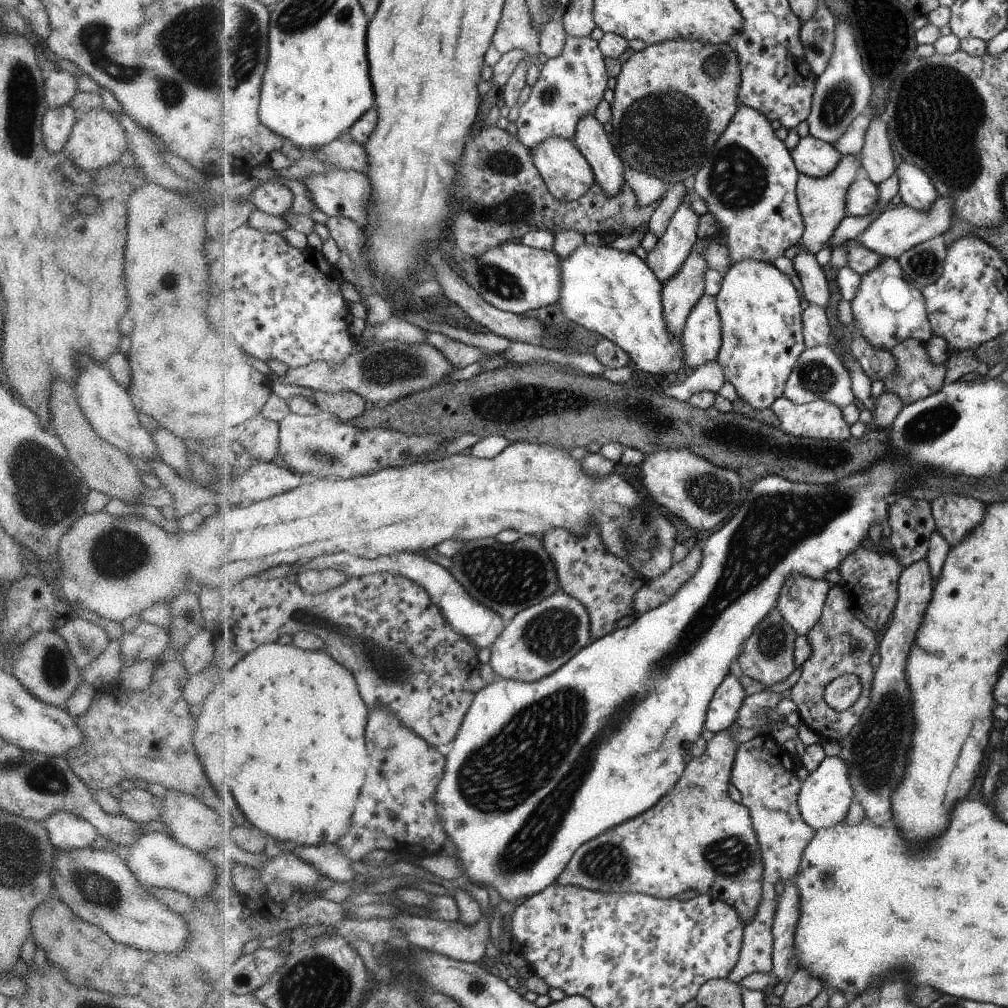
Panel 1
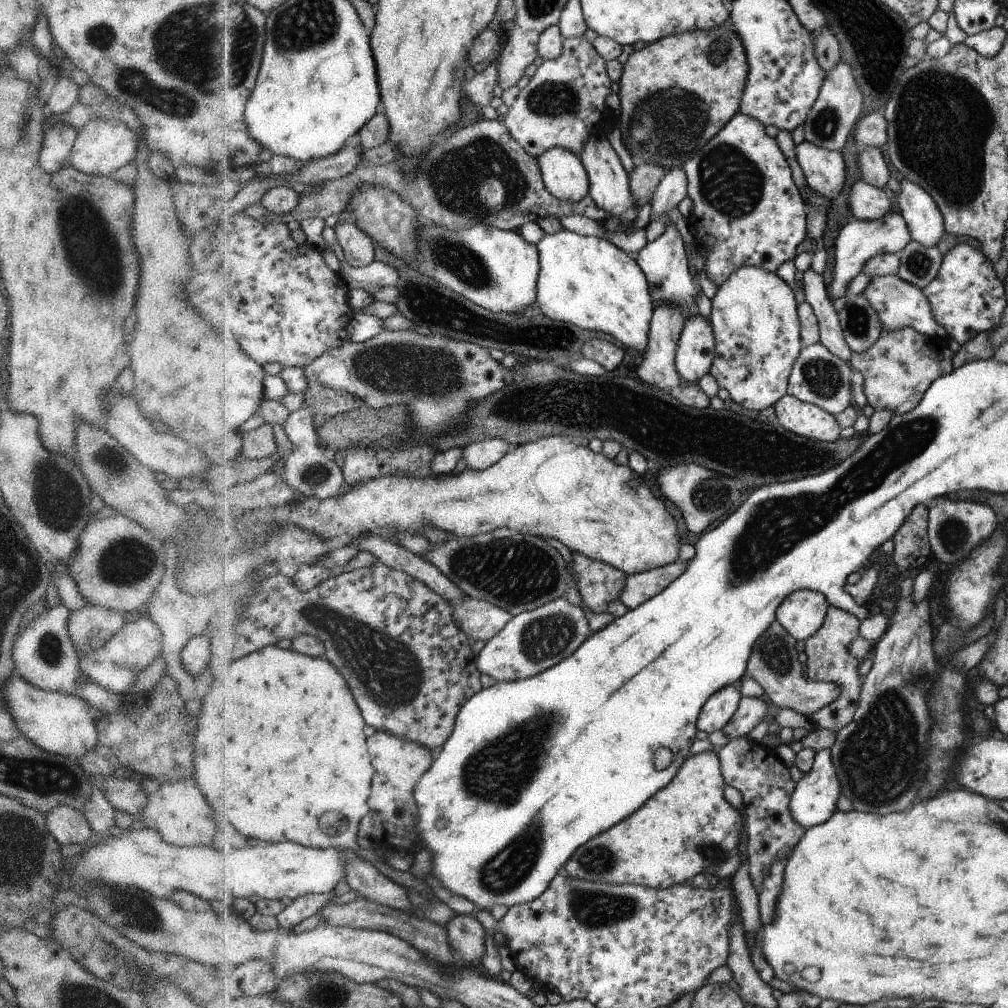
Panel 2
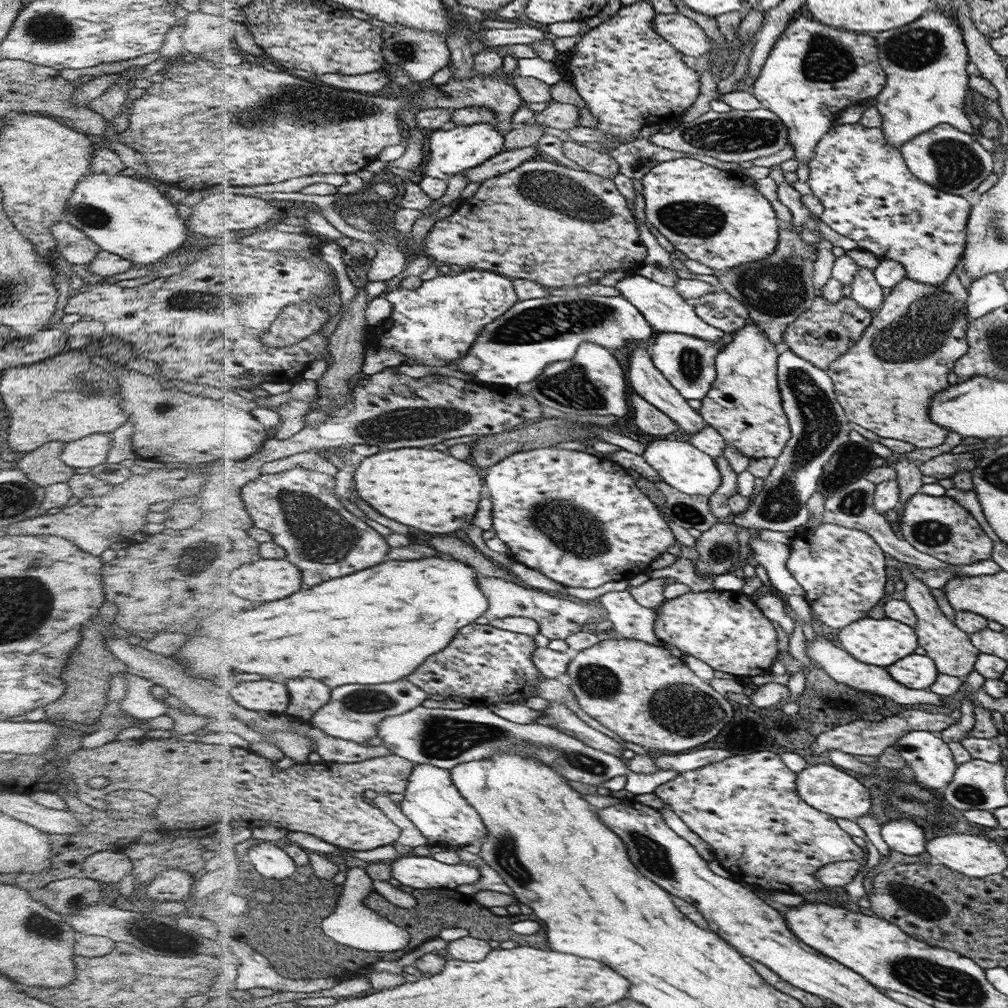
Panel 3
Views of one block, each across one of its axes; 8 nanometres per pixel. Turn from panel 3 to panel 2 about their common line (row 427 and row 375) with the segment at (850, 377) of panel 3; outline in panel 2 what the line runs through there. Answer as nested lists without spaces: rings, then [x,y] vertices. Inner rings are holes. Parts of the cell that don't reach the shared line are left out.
[[[907,329],[881,330],[881,338],[873,347],[853,352],[847,362],[851,371],[862,373],[864,394],[874,411],[887,411],[892,416],[910,413],[923,400],[936,378],[952,373],[952,354],[944,341]]]

